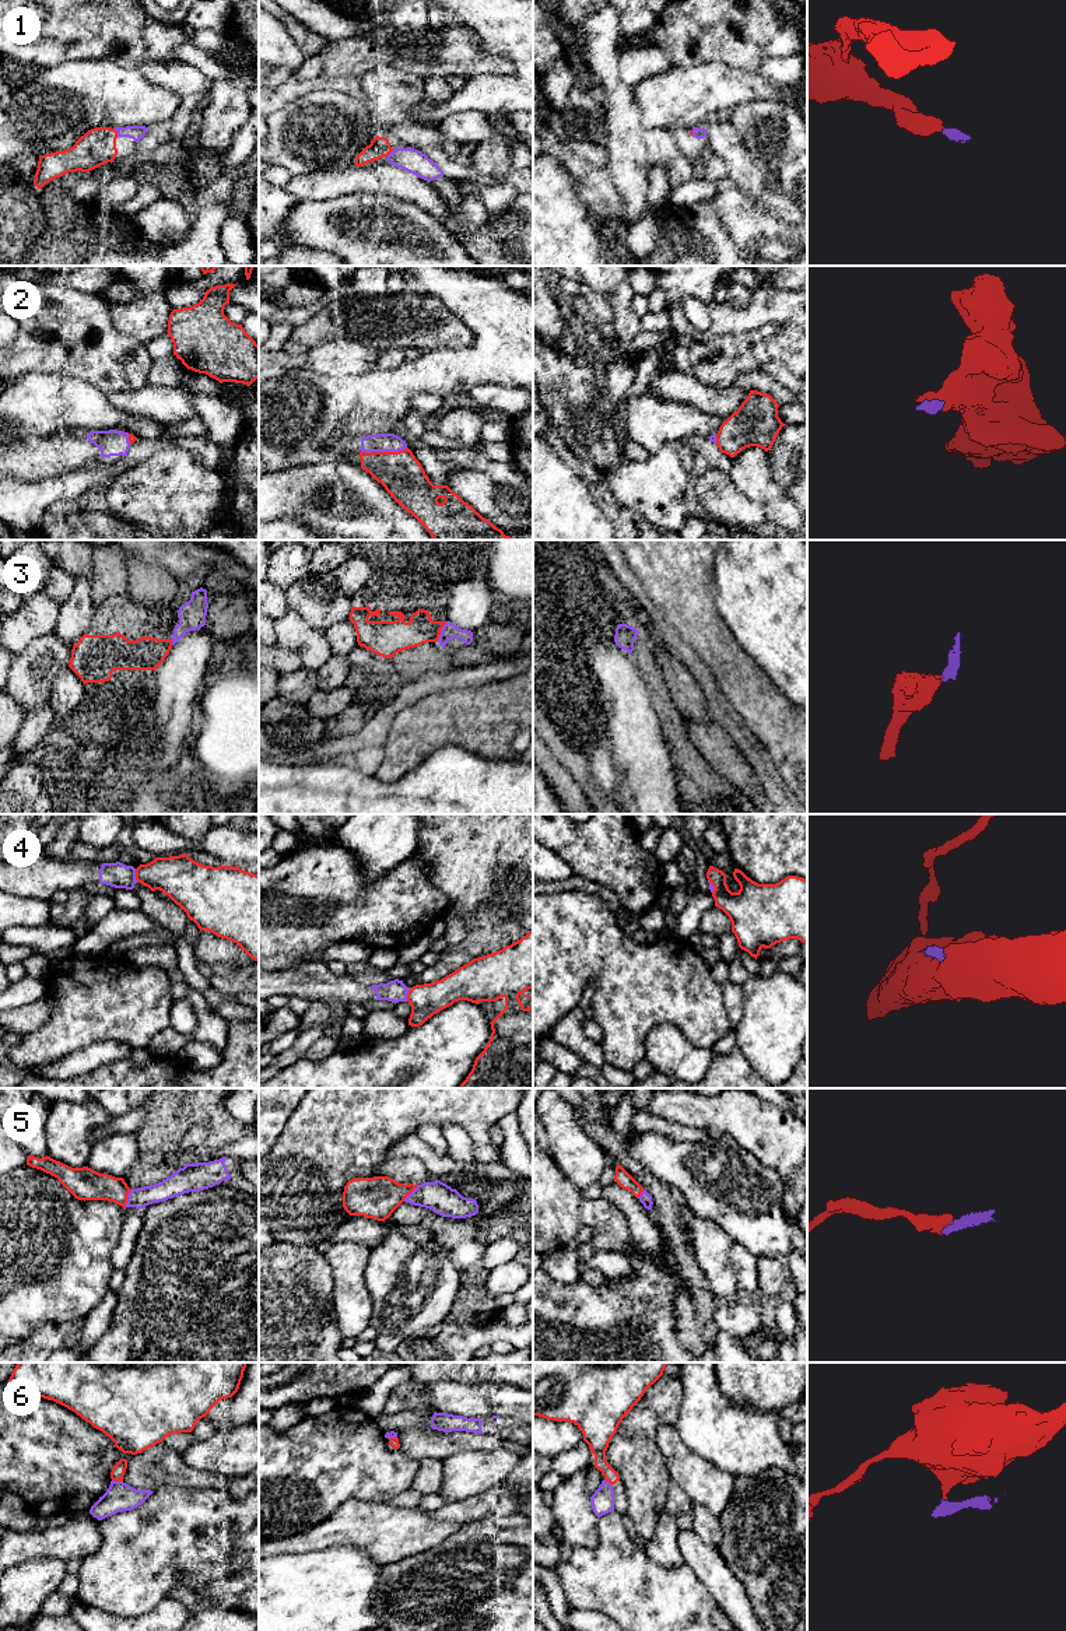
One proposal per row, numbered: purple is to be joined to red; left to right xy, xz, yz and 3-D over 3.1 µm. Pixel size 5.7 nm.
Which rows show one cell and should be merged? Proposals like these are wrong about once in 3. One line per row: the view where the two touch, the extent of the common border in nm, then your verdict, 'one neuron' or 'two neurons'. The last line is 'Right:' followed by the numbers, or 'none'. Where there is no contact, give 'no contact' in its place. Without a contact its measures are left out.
1: xy | 50 nm | one neuron
2: xz | 260 nm | one neuron
3: xz | 130 nm | two neurons
4: xy | 80 nm | one neuron
5: xy | 110 nm | one neuron
6: xy | 70 nm | two neurons
Right: 1, 2, 4, 5

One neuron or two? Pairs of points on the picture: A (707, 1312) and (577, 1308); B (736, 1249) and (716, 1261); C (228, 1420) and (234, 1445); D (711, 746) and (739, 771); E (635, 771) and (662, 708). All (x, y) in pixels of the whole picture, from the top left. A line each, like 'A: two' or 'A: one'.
A: two
B: two
C: two
D: one
E: two

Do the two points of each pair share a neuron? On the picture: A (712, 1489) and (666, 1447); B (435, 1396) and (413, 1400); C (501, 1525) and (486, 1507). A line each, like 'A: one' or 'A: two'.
A: one
B: two
C: two

